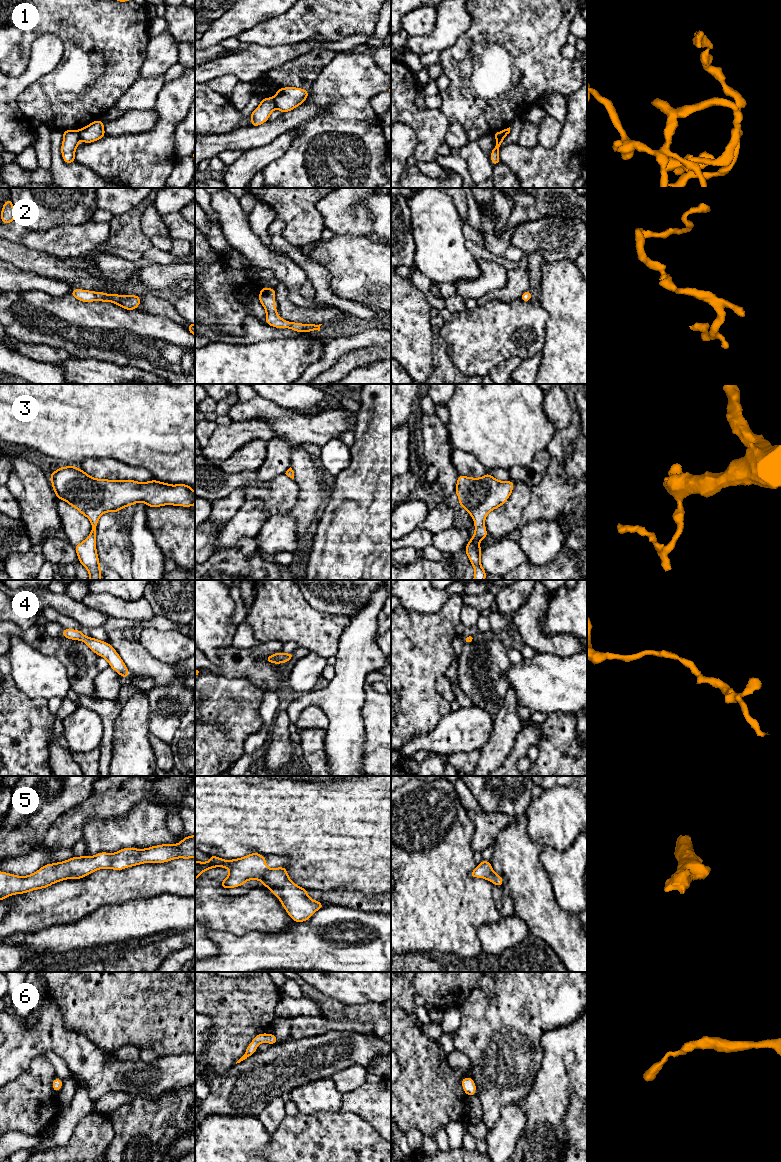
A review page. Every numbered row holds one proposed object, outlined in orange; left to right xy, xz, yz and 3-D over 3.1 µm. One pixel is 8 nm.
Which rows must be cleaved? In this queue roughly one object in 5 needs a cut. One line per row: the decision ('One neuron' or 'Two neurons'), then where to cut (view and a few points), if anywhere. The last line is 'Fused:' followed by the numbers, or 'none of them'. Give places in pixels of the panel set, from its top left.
1: Two neurons. Split along yz (509, 129), (497, 142)
2: One neuron. No split
3: One neuron. No split
4: One neuron. No split
5: One neuron. No split
6: One neuron. No split
Fused: 1

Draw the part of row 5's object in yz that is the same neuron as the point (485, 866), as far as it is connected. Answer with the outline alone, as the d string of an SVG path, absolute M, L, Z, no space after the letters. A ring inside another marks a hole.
M482 860L478 867L476 867L471 873L470 877L481 877L485 880L491 881L493 885L502 886L503 877L500 877L498 873L495 873L492 869L490 861Z

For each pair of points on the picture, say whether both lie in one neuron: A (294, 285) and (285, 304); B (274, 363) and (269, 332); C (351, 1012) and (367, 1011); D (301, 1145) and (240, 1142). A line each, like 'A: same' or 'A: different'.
A: different
B: different
C: same
D: different

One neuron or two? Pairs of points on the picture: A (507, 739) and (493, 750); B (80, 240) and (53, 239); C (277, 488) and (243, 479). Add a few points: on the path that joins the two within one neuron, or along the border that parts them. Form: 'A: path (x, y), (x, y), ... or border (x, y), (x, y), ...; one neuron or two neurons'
A: path (504, 740), (496, 748); one neuron
B: path (73, 240), (60, 240); one neuron
C: path (269, 486), (254, 485), (251, 482); one neuron

